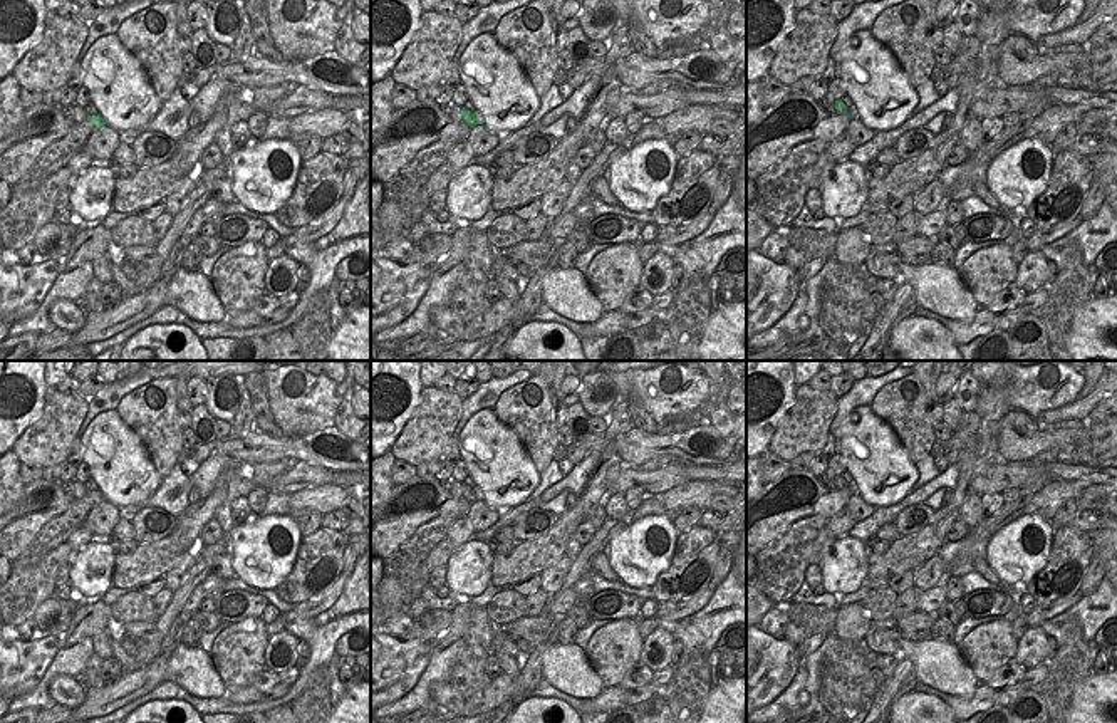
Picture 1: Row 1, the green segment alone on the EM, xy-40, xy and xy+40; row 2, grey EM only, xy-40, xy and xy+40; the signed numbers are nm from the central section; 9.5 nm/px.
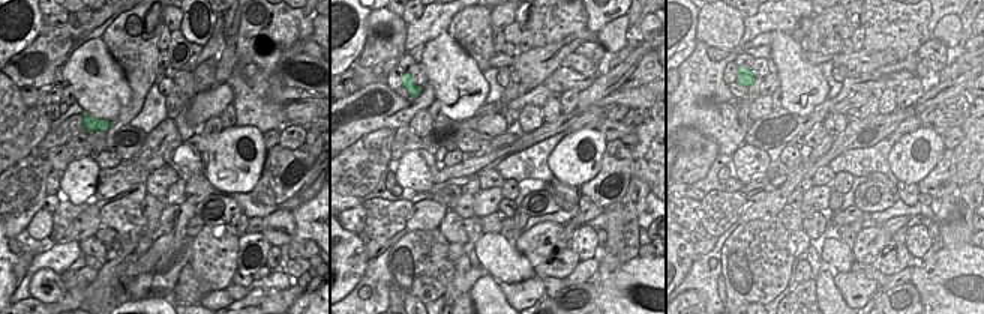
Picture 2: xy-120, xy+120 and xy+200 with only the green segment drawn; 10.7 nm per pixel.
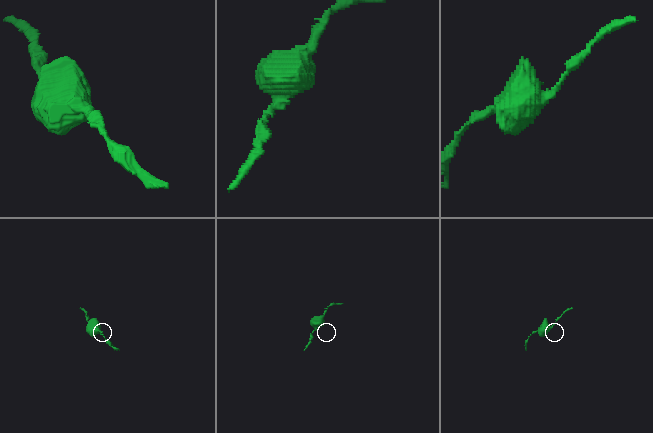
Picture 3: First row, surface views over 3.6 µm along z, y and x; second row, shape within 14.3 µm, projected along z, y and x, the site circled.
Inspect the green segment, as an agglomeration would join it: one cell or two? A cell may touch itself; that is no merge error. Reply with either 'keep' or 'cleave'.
keep

